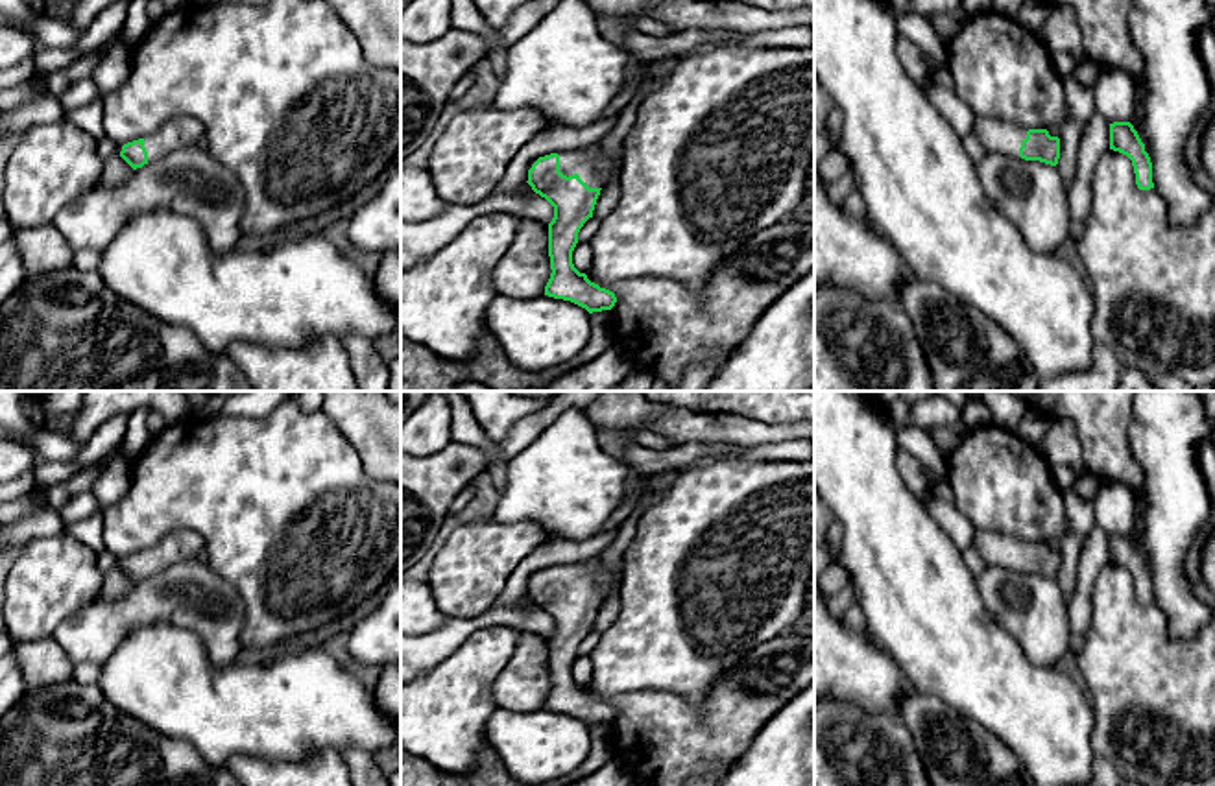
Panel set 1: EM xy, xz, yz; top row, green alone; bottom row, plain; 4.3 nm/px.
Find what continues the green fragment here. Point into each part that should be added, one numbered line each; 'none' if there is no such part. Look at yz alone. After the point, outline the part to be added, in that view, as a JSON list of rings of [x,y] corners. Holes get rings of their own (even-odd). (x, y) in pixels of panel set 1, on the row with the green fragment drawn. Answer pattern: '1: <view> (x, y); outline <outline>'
1: yz (1003, 137); outline [[[977,116],[973,135],[986,151],[1019,157],[1021,142],[1027,138],[1027,127],[1006,120]]]

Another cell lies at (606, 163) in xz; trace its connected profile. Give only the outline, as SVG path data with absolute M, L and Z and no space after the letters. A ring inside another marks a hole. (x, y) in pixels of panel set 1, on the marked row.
M602 149L595 161L596 172L602 175L602 185L609 185L611 181L619 181L619 162L620 155L613 155L606 149Z

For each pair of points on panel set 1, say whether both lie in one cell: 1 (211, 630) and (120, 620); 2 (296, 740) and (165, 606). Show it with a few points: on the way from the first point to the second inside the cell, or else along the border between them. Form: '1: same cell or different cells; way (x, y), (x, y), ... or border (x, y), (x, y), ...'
1: same cell; way (189, 609), (143, 609)
2: different cells; border (192, 631), (215, 663), (229, 665), (237, 661)

